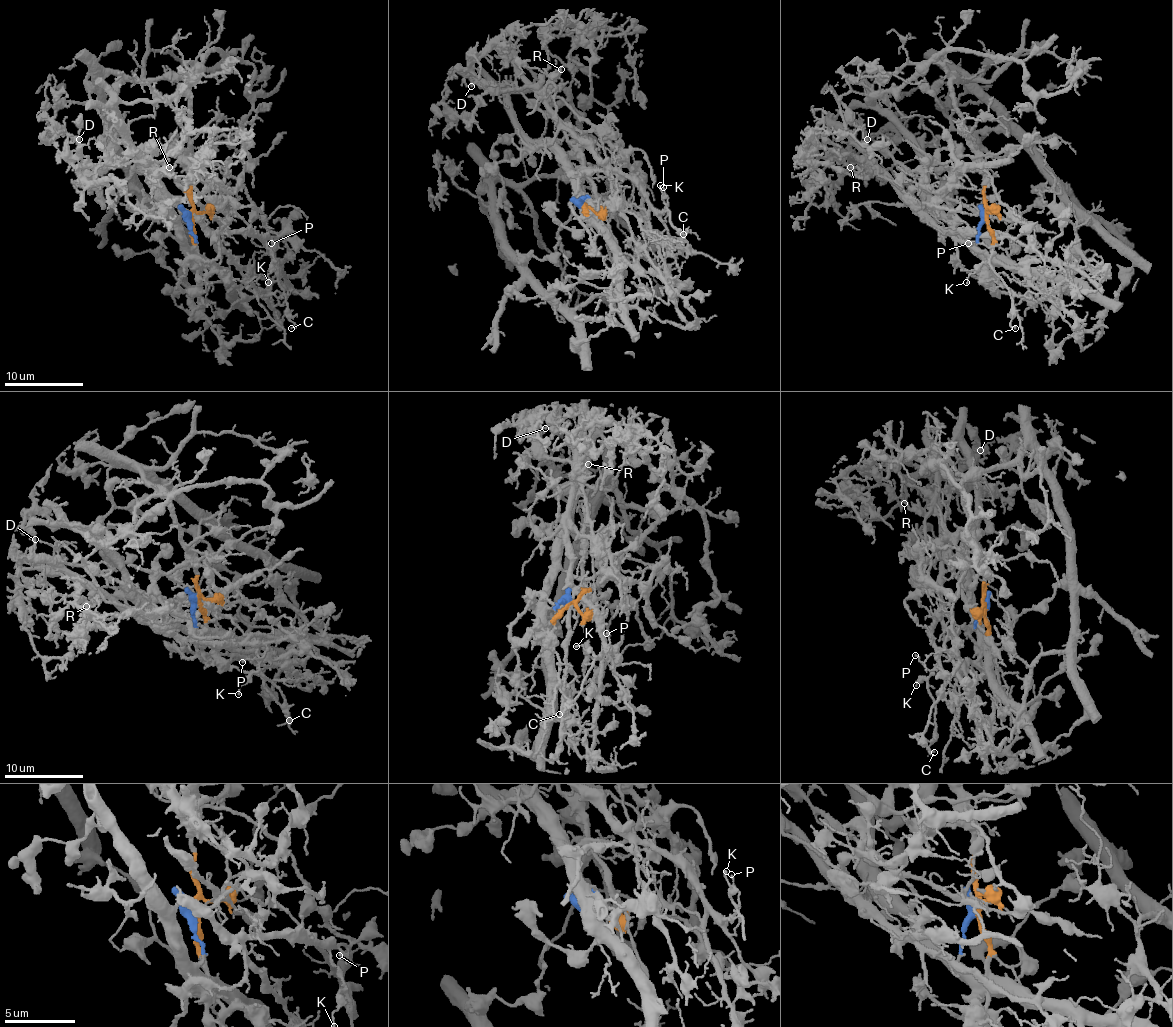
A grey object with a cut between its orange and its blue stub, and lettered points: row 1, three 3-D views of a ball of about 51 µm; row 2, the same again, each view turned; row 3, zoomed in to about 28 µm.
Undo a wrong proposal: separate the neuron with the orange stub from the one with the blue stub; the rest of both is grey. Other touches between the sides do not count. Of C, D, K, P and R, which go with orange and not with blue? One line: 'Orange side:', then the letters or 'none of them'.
Orange side: none of them

